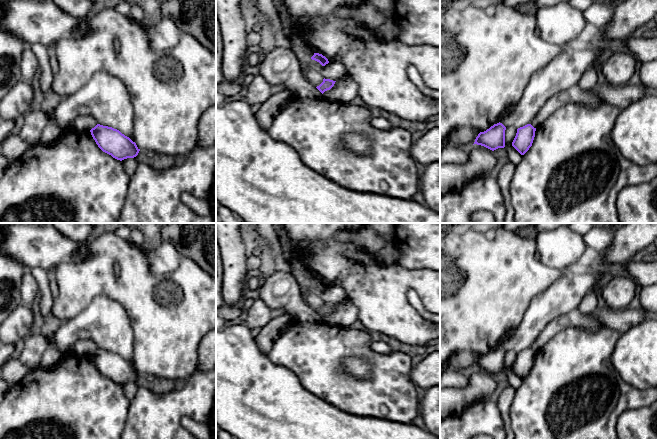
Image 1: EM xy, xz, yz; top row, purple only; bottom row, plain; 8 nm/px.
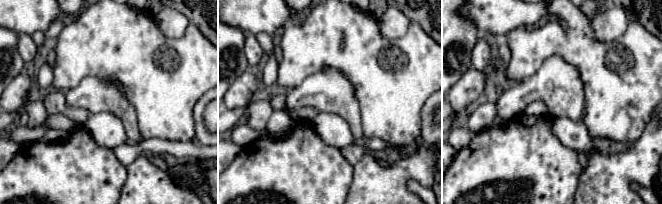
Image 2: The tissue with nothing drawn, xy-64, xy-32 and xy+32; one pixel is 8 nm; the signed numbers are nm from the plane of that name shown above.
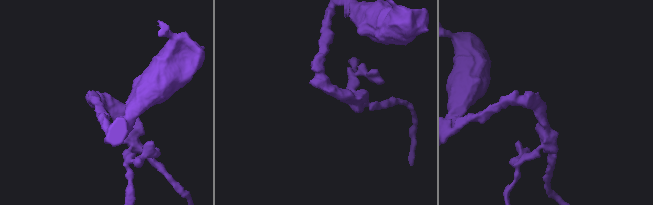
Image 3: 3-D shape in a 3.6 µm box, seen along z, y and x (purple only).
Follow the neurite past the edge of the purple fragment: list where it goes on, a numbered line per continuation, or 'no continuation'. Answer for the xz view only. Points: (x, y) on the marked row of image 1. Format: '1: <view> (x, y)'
no continuation

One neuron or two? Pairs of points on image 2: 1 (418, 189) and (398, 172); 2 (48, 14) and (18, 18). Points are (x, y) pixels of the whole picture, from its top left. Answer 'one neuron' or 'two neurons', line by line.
1: two neurons
2: one neuron

